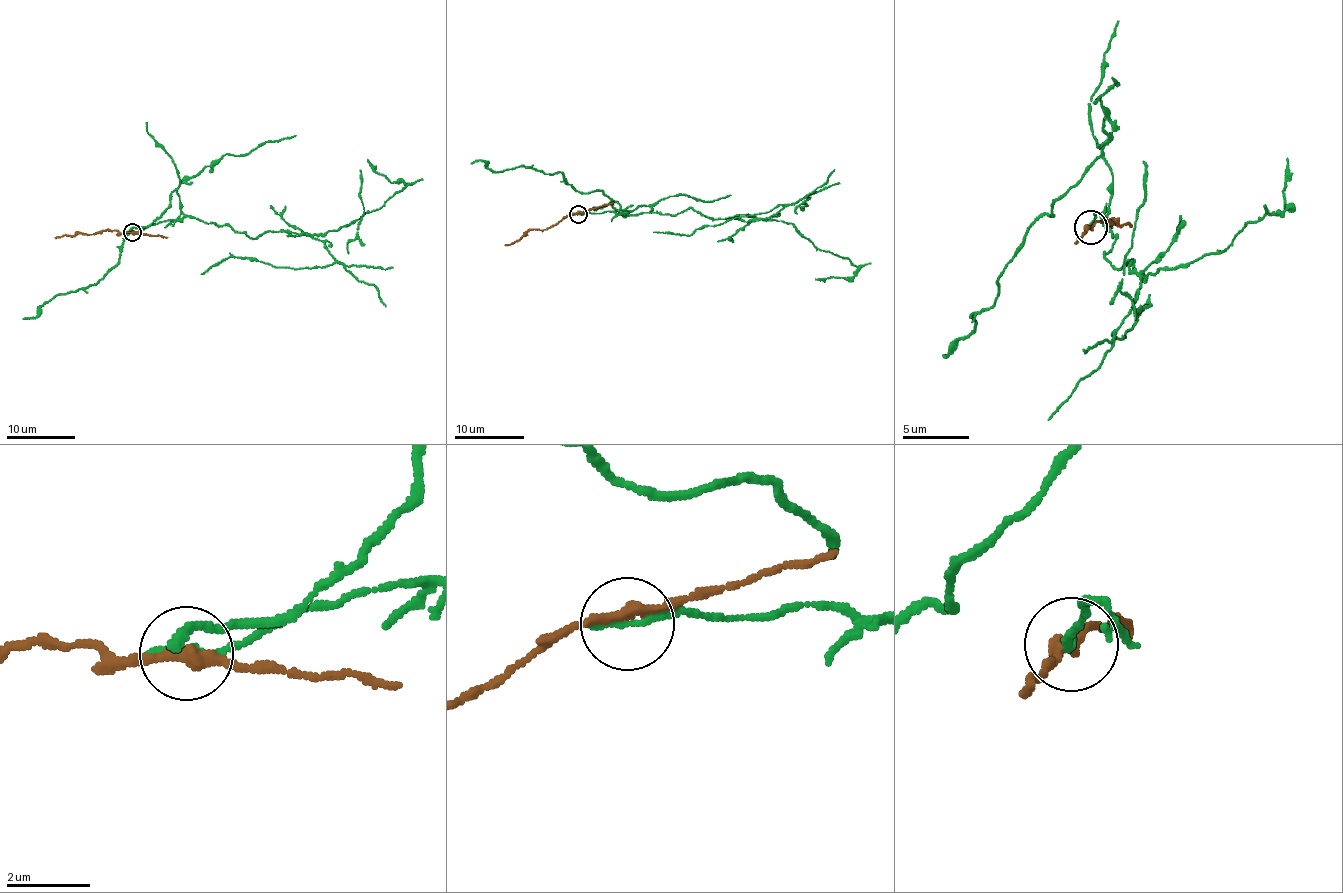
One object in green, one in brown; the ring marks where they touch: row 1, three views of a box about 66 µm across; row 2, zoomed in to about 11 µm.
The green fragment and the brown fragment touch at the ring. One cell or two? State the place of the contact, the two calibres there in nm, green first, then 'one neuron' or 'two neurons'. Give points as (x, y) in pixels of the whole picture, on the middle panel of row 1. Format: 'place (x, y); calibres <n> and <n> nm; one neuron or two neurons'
place (578, 214); calibres 200 and 280 nm; two neurons

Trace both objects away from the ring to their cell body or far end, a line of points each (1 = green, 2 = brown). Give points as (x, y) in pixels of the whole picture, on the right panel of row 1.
1: (1091, 228), (1108, 211), (1106, 255), (1140, 280), (1114, 337), (1151, 304), (1133, 329)
2: (1088, 228), (1106, 219), (1110, 226), (1110, 220), (1132, 228)

